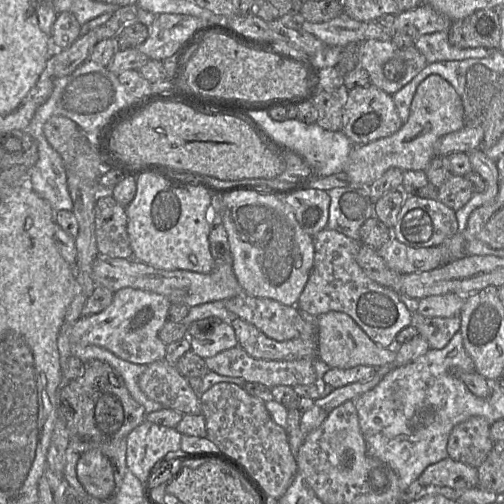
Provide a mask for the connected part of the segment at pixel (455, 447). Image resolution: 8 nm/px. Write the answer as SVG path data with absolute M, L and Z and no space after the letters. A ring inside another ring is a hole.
M479 416L456 425L448 439L448 456L478 468L495 444L490 435L490 426L487 420Z

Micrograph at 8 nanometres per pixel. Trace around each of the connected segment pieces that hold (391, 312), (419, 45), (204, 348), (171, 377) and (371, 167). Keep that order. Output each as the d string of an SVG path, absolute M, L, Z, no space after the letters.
M325 228L313 236L314 263L308 281L298 299L296 307L313 317L318 317L330 311L348 314L368 335L381 347L393 347L396 335L405 327L411 325L412 312L400 299L395 290L382 286L370 279L357 263L357 254L362 246L360 240L354 240L344 234Z
M447 31L424 34L417 38L414 46L424 55L427 63L484 58L492 51L484 48L458 48L450 44Z
M220 322L211 334L199 333L188 337L191 350L203 359L238 345L233 327L227 322Z
M165 359L148 365L138 380L141 391L151 400L182 414L202 414L200 400L188 379Z
M438 74L427 76L416 89L408 120L397 132L365 145L353 145L344 167L349 186L367 188L390 168L424 171L436 156L438 141L446 134L461 130L464 125L462 100L453 86Z

